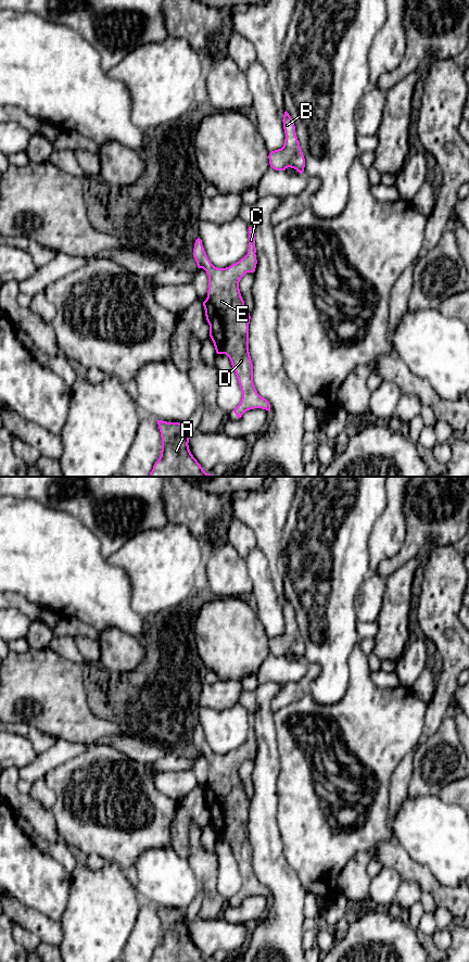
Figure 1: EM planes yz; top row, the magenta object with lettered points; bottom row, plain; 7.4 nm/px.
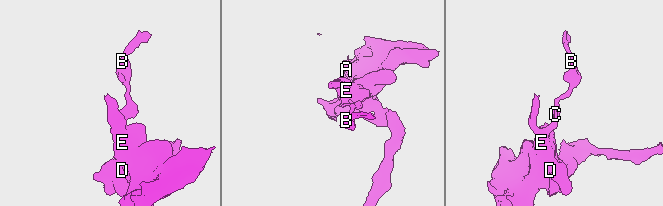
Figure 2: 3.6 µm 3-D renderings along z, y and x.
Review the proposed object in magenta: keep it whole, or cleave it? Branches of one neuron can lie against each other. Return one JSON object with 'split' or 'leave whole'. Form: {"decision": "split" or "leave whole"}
{"decision": "leave whole"}

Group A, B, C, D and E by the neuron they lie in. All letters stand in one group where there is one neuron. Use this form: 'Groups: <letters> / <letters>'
Groups: A B C D E

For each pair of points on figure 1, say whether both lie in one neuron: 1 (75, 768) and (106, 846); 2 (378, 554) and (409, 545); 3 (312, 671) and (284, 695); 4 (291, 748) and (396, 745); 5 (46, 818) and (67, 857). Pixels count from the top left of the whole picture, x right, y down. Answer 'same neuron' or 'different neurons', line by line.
1: same neuron
2: different neurons
3: same neuron
4: same neuron
5: different neurons

